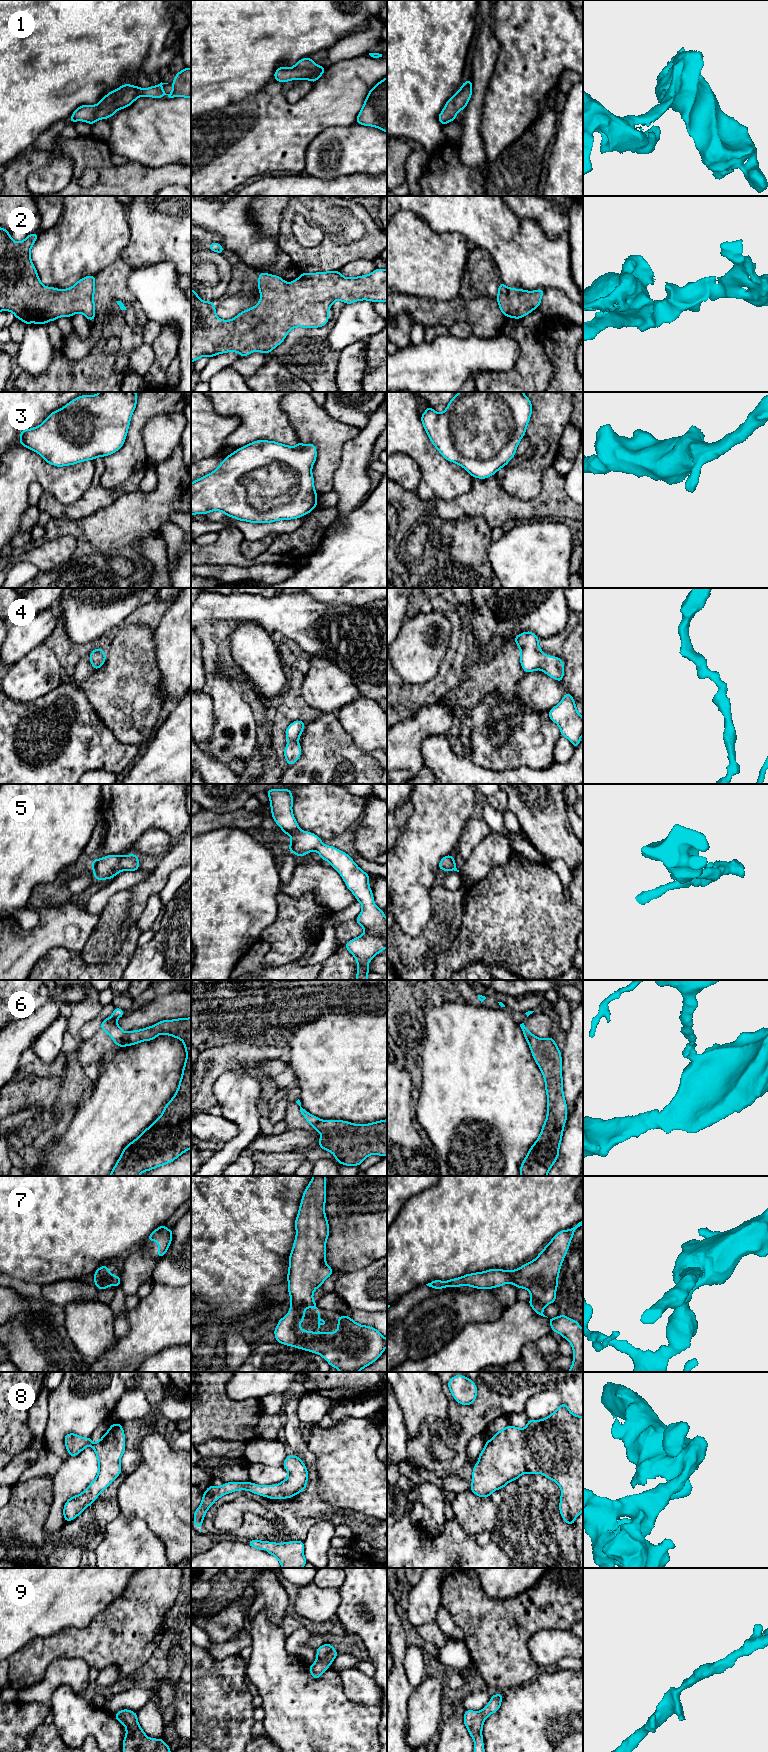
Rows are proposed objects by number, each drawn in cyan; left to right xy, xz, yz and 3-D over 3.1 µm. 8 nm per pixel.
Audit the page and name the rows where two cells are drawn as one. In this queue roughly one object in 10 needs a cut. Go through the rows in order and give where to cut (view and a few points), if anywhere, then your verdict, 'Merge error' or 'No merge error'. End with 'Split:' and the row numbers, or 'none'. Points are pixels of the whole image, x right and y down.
1: No split. No merge error
2: No split. No merge error
3: No split. No merge error
4: No split. No merge error
5: No split. No merge error
6: Split along xy (126, 1032), (120, 1045). Merge error
7: No split. No merge error
8: No split. No merge error
9: No split. No merge error
Split: 6

